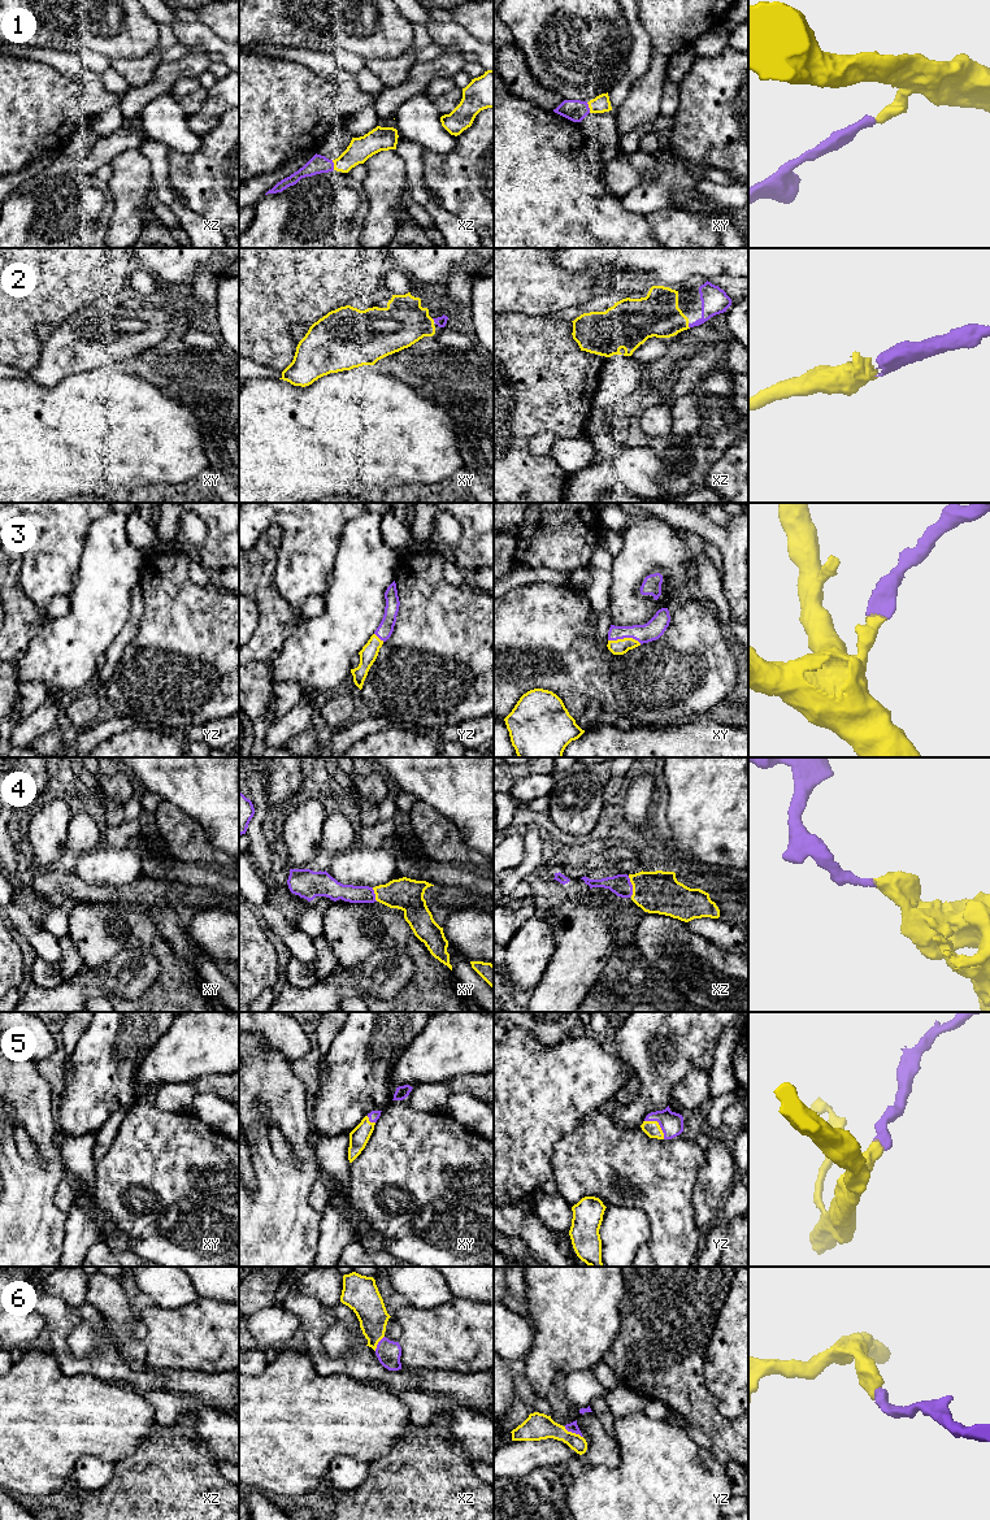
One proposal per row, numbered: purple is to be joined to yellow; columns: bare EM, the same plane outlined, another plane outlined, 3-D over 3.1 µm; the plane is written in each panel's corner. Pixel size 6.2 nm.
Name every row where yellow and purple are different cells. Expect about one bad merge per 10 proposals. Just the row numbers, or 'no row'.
no row

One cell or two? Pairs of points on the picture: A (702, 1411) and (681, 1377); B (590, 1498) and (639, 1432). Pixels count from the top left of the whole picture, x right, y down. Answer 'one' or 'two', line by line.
A: one
B: one

